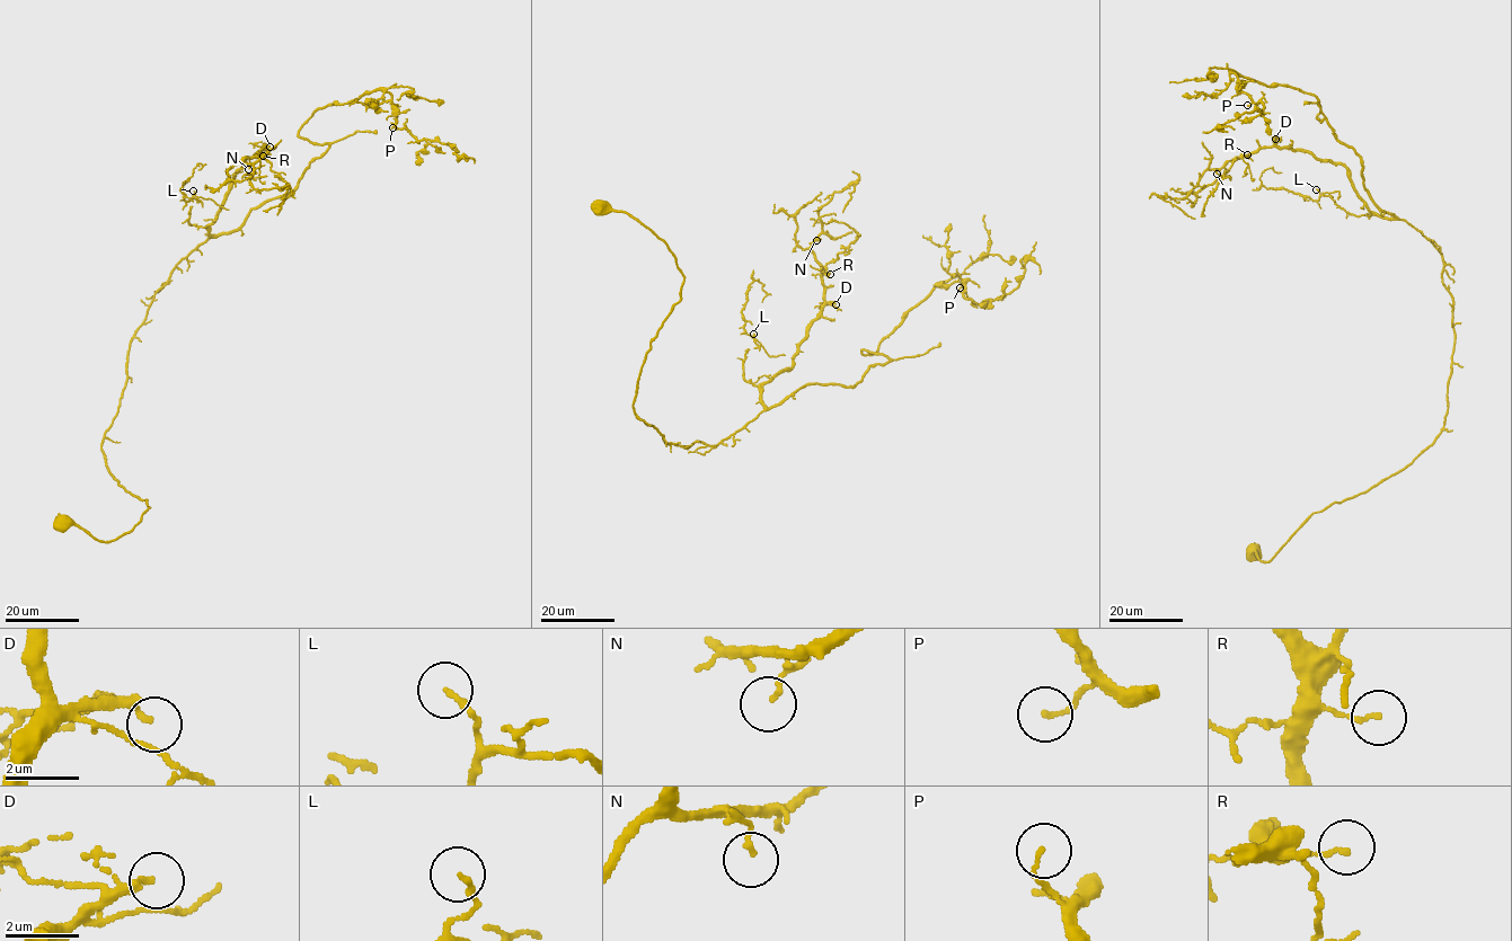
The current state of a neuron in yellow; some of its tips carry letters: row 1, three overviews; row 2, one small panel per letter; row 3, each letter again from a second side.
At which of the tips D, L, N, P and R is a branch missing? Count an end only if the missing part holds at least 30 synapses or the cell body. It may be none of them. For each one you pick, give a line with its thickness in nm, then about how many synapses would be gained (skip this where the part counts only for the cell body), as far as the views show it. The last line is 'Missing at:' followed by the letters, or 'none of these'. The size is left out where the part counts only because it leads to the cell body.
D: calibre 200 nm; 60 synapses
Missing at: D

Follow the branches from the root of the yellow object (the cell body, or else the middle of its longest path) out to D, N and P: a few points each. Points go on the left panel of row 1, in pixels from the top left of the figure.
D: (61, 521), (109, 541), (149, 507), (102, 450), (130, 340), (171, 272), (214, 237), (245, 158), (270, 147)
N: (61, 521), (109, 541), (149, 507), (102, 450), (130, 340), (258, 150), (248, 169)
P: (61, 521), (109, 541), (149, 507), (103, 440), (178, 263), (294, 188), (318, 109), (385, 90), (392, 127)

